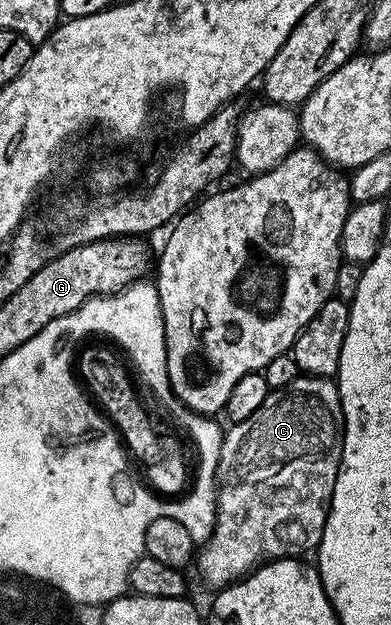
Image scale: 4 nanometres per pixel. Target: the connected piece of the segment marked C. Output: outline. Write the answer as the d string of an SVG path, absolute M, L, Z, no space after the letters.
M300 376L285 387L270 389L267 400L263 400L263 404L259 404L259 408L255 412L251 412L251 416L247 416L247 420L234 422L224 431L221 439L221 455L217 465L213 532L210 534L208 542L204 543L195 554L195 567L197 566L202 580L207 585L213 586L212 588L224 588L274 558L305 556L308 550L309 553L316 551L317 547L321 545L323 528L327 524L327 516L335 492L335 480L339 476L341 445L343 444L344 435L345 417L343 416L341 397L336 381L333 378L314 378L312 376Z

